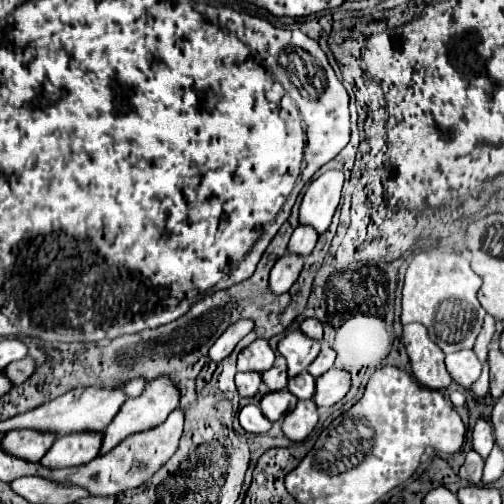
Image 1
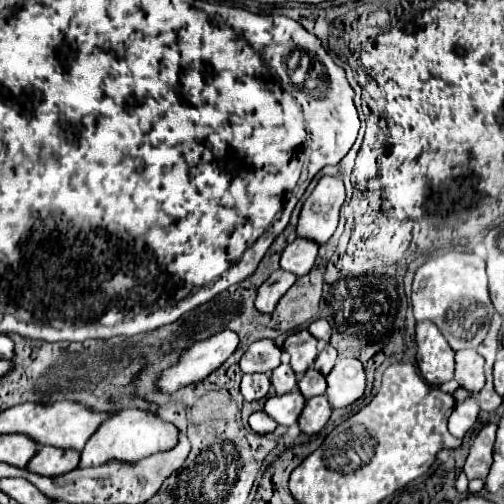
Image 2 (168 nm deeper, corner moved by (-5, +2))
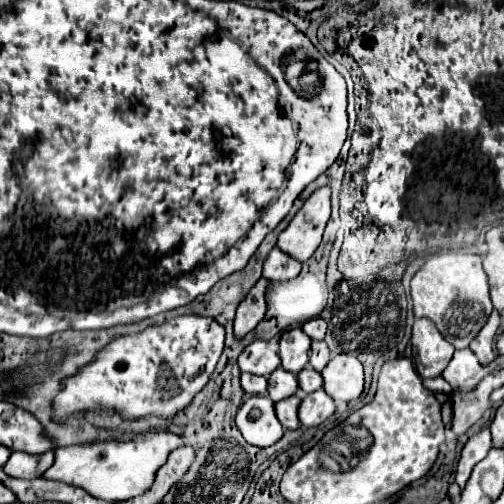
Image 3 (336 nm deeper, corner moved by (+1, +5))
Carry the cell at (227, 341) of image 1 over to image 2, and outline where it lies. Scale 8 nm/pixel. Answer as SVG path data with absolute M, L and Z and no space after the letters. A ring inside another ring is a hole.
M222 330L206 340L192 342L186 350L180 352L178 362L160 372L156 386L162 394L174 394L184 386L202 382L212 374L224 360L236 350L238 334L232 330Z

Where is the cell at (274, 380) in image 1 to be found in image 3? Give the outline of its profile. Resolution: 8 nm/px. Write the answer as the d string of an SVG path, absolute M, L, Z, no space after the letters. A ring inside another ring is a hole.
M276 367L276 371L268 379L268 397L272 401L280 401L284 397L294 395L298 389L298 381L294 373L284 371L282 367Z

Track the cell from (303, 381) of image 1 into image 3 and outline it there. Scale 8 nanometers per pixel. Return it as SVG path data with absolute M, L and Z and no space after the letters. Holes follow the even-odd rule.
M304 367L304 371L298 373L298 383L304 393L312 393L322 387L322 375L312 367Z

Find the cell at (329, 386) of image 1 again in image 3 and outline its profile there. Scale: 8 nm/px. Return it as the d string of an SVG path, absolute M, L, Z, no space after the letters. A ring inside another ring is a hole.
M338 353L322 371L324 391L336 401L352 401L358 399L364 387L362 363L358 357L348 353Z

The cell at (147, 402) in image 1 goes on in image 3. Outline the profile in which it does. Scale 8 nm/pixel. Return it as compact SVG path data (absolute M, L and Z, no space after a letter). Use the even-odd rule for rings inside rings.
M164 431L152 433L140 441L96 441L68 445L54 451L56 463L44 473L44 477L82 487L98 499L132 499L136 495L142 495L152 485L154 473L166 463L170 451L182 445L182 437Z

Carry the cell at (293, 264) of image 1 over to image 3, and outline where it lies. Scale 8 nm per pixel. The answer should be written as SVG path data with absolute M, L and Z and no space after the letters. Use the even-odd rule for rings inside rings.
M260 279L256 283L256 287L252 287L252 291L246 295L246 299L240 303L236 317L234 317L234 333L236 335L246 335L248 331L252 331L264 317L266 313L266 291L268 291L270 281L268 279Z

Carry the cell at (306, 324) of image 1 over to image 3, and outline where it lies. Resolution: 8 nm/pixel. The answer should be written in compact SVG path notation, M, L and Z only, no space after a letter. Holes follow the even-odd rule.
M316 317L316 319L310 319L308 323L304 323L304 333L310 337L310 339L324 339L326 335L326 321L322 317Z

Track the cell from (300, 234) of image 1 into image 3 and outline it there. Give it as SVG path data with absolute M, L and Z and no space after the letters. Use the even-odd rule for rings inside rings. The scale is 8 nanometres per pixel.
M274 247L264 263L264 277L270 281L286 281L300 273L302 263L298 259L292 259L292 255L284 255L284 251L278 251Z

